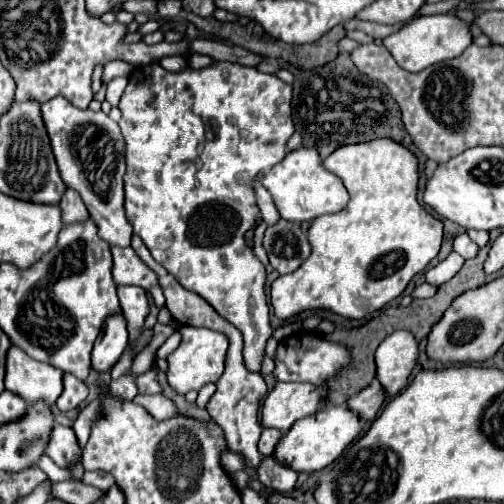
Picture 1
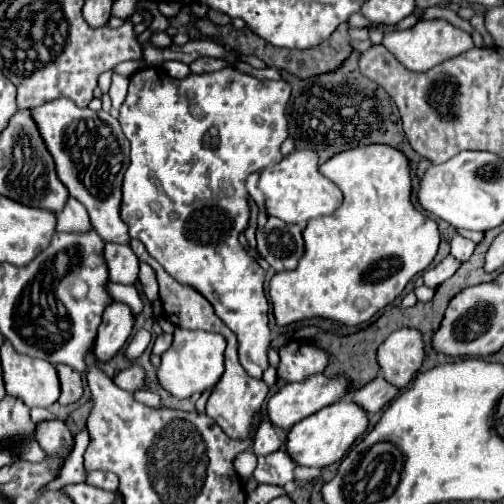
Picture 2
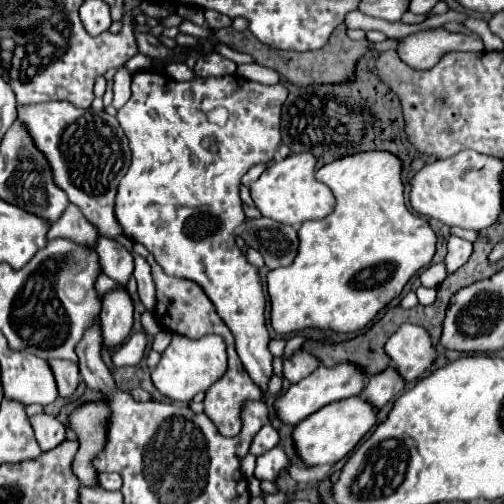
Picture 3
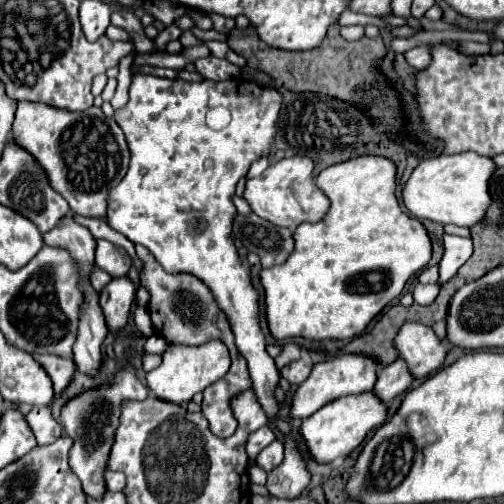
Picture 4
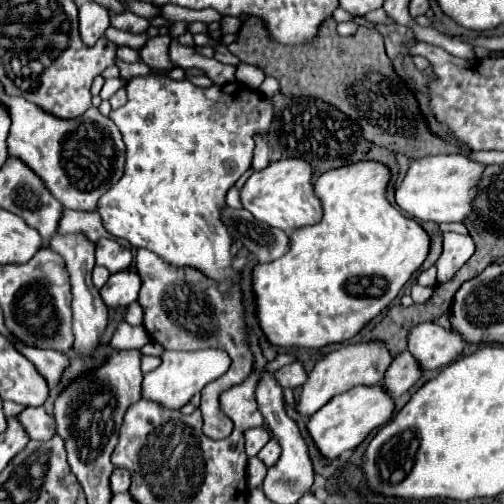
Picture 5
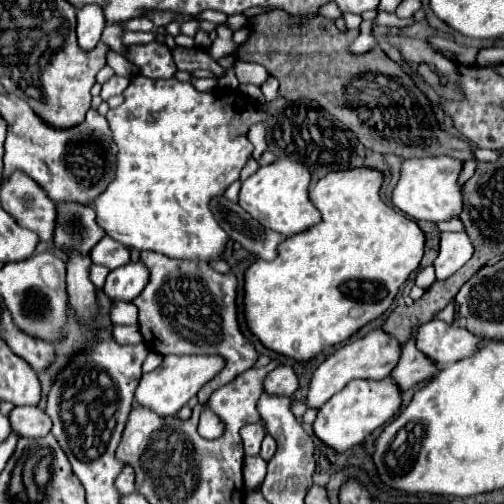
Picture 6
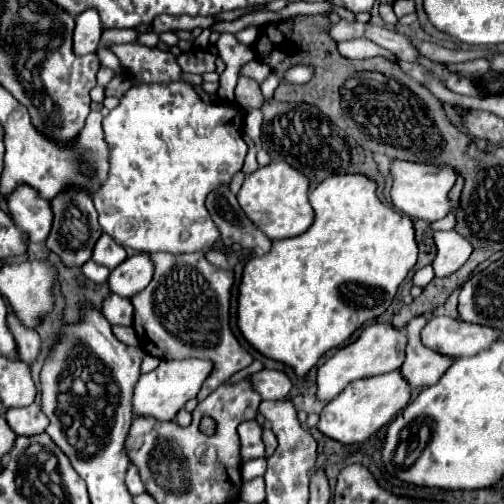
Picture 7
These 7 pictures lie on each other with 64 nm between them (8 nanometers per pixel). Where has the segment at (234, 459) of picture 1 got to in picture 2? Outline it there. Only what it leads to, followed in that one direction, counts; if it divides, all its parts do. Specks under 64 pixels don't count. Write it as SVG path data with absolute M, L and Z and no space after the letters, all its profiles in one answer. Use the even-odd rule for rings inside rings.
M248 450L248 452L242 452L240 456L236 456L234 460L234 468L236 472L242 476L242 478L250 478L254 468L256 468L256 456Z

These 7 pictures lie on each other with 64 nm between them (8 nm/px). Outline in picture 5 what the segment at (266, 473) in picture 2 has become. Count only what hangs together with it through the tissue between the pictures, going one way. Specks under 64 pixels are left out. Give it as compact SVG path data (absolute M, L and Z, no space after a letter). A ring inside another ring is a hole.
M270 438L268 444L258 452L258 458L260 458L266 466L272 466L272 464L278 460L278 456L280 456L280 444L278 444L274 438Z

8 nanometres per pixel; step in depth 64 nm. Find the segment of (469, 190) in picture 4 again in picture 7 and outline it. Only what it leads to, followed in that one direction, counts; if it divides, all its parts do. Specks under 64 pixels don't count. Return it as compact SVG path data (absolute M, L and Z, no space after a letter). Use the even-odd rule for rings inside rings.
M392 160L390 174L392 174L392 190L390 190L392 204L398 210L402 210L406 216L434 222L434 220L444 218L450 212L450 202L448 202L446 194L450 192L450 188L456 182L456 172L452 172L452 168Z

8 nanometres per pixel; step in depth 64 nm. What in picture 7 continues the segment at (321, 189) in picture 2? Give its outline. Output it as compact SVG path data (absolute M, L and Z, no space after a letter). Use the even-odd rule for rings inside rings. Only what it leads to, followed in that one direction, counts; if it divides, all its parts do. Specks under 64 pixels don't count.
M270 162L268 166L248 174L238 192L238 202L244 214L270 240L300 236L314 222L314 208L308 202L308 178L286 162Z

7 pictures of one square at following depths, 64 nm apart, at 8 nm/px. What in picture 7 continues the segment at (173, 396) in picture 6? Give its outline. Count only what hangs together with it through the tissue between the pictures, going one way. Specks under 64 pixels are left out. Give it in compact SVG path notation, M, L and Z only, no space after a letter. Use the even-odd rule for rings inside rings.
M188 358L188 360L162 360L160 366L148 374L142 374L136 382L132 396L132 412L136 416L152 416L156 420L174 420L180 408L192 398L196 398L202 382L208 378L212 364L208 360Z

